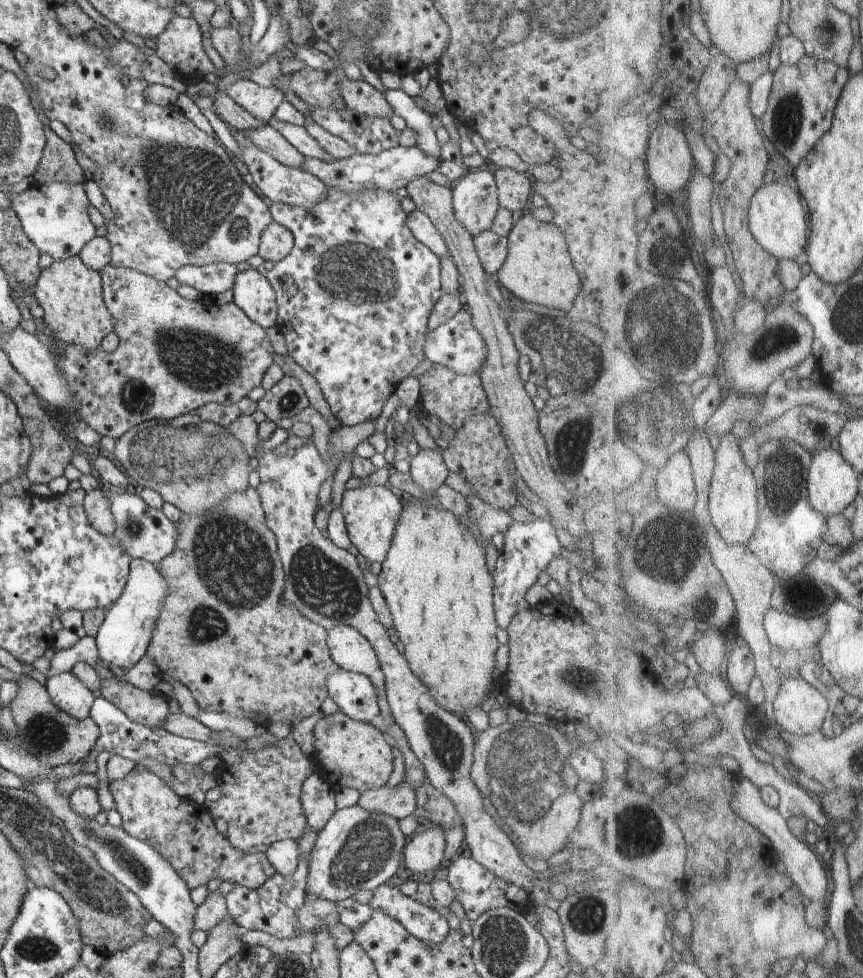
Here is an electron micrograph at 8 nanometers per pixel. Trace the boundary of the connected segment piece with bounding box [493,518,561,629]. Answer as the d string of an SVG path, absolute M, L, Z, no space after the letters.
M538 519L530 524L513 520L513 525L505 532L502 553L493 572L493 605L495 617L500 628L508 628L520 600L524 600L530 586L536 584L541 574L546 574L550 560L561 554L561 545L556 536L556 528L545 519Z

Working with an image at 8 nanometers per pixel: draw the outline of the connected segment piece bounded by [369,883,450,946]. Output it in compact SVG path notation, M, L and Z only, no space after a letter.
M381 884L373 890L369 905L395 918L404 928L422 942L434 946L445 940L450 928L436 908L428 907L404 895L397 886Z

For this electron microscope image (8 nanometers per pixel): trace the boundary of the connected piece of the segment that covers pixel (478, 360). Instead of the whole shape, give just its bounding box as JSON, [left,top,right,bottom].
[425,307,487,376]

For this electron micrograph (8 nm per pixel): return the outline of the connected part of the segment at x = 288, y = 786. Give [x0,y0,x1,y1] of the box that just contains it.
[204,737,312,854]

